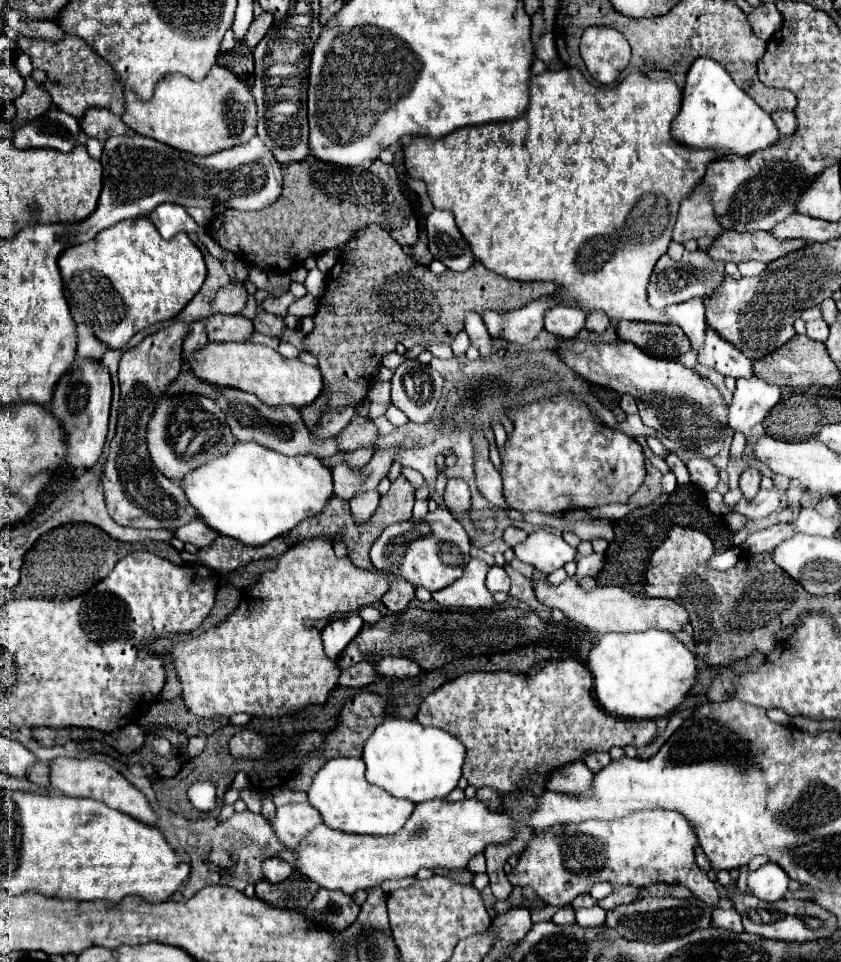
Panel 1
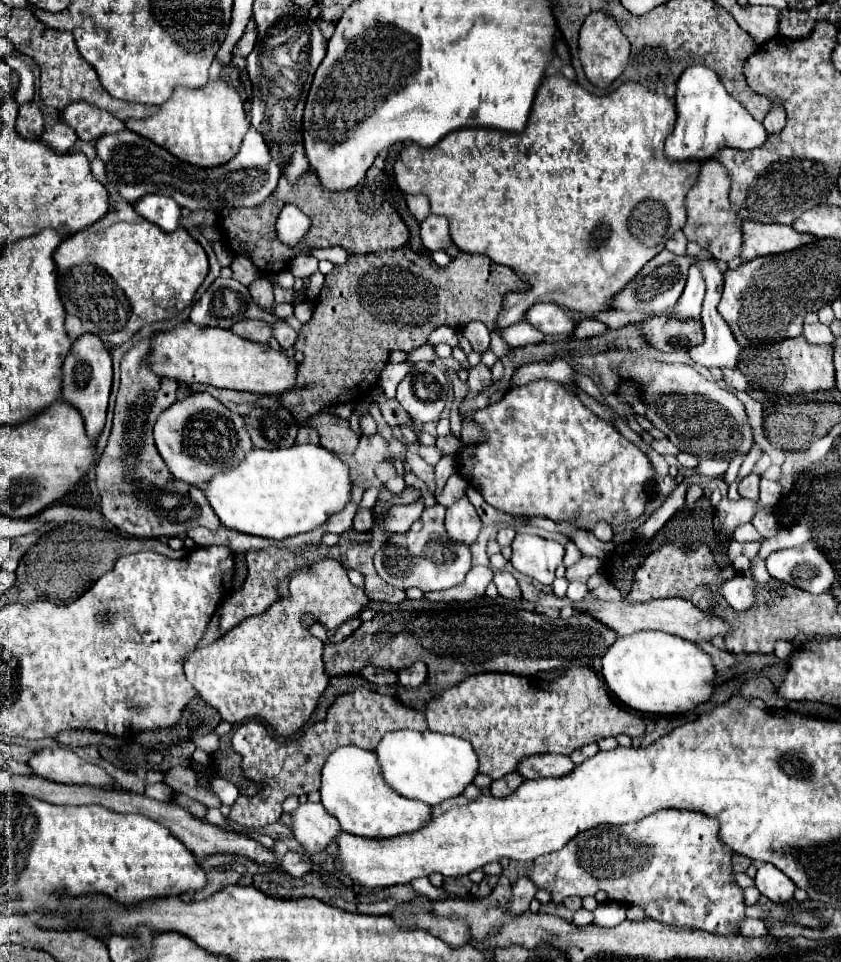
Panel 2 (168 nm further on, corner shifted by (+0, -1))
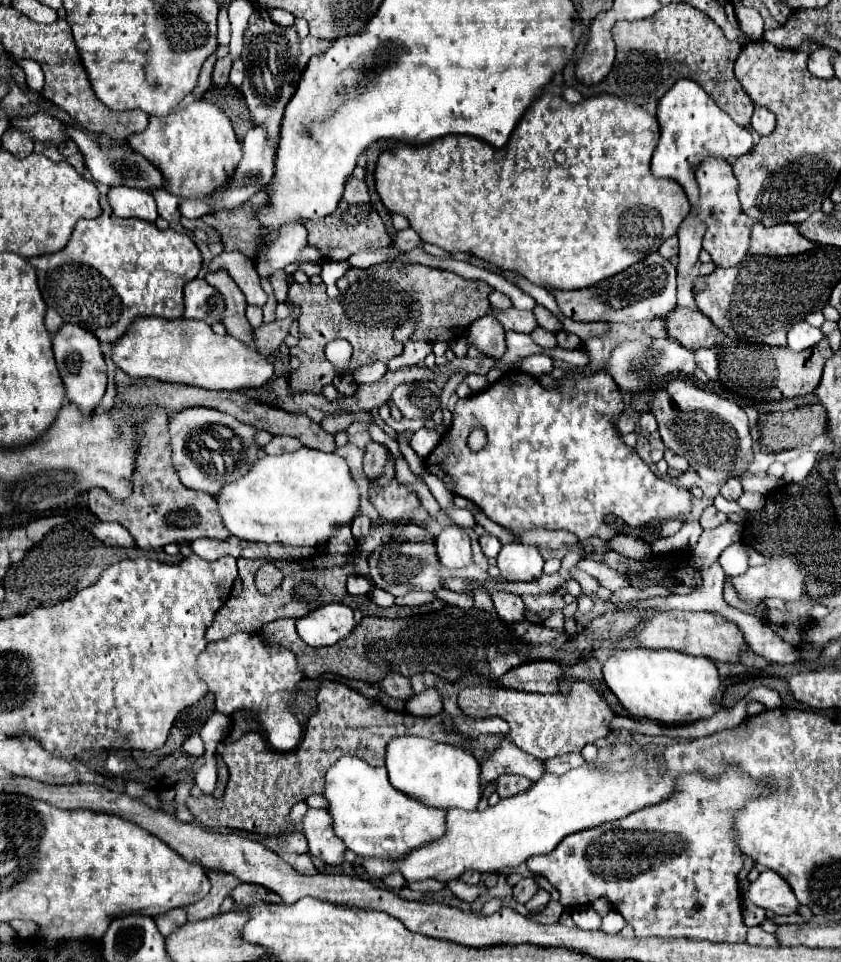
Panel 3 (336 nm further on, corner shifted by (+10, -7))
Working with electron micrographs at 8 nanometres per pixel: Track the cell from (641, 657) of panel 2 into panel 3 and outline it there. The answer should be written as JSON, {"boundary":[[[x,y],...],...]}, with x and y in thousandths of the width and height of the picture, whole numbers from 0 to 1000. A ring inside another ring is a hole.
{"boundary":[[[744,675],[718,689],[718,708],[735,729],[754,743],[785,752],[825,752],[847,745],[859,737],[859,708],[851,689],[839,683],[823,683],[797,675]]]}

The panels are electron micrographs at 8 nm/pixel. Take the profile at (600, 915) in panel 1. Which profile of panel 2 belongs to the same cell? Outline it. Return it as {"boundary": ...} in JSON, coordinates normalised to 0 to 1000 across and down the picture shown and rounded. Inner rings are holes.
{"boundary":[[[732,937],[711,939],[711,943],[704,949],[706,949],[704,959],[713,962],[713,964],[730,964],[732,959],[740,959],[744,955],[744,943]]]}

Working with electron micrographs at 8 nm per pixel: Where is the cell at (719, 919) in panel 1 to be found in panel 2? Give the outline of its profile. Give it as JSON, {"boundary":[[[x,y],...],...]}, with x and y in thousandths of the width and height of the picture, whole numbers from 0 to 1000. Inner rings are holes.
{"boundary":[[[885,955],[880,959],[880,972],[885,974],[908,974],[913,972],[911,968],[911,962],[906,955]]]}

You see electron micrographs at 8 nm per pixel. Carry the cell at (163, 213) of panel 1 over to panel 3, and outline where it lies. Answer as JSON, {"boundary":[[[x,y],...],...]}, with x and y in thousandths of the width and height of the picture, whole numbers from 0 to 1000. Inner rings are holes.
{"boundary":[[[133,194],[126,205],[138,226],[162,226],[178,232],[188,226],[185,209],[174,199],[159,199],[157,194]]]}

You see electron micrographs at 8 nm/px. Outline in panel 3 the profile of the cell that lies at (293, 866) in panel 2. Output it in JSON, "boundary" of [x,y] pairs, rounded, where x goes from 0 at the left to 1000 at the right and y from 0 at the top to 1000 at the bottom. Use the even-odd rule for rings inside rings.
{"boundary":[[[354,889],[352,897],[350,897],[350,903],[357,905],[357,907],[361,907],[361,910],[378,907],[378,903],[376,903],[376,899],[373,899],[373,895],[371,895],[369,889]]]}

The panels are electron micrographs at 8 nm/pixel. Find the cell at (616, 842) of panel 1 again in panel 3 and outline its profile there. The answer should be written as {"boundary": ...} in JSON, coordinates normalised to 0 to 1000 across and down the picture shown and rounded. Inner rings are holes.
{"boundary":[[[866,797],[856,808],[835,804],[811,806],[811,810],[806,810],[806,822],[801,822],[797,831],[778,839],[766,839],[744,851],[732,851],[730,856],[718,856],[702,864],[687,864],[687,868],[673,868],[654,889],[630,891],[625,899],[635,910],[649,912],[668,928],[666,935],[671,943],[699,941],[713,932],[725,935],[730,945],[754,964],[756,976],[820,974],[847,980],[882,980],[887,978],[887,962],[882,957],[878,907],[887,889],[878,885],[870,860],[878,841],[892,831],[913,826],[920,820],[920,814],[892,810],[887,804],[878,801],[878,797]]]}

